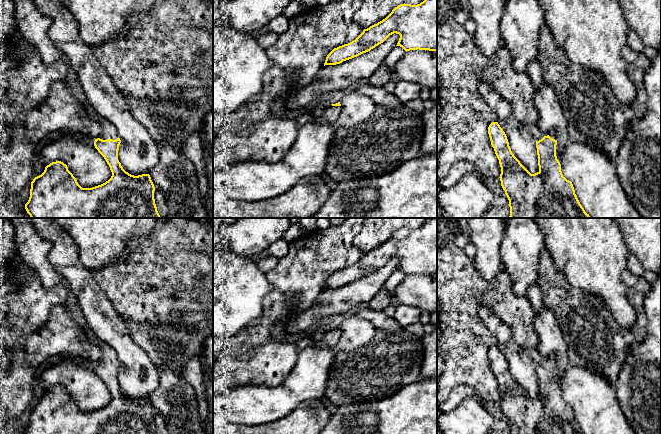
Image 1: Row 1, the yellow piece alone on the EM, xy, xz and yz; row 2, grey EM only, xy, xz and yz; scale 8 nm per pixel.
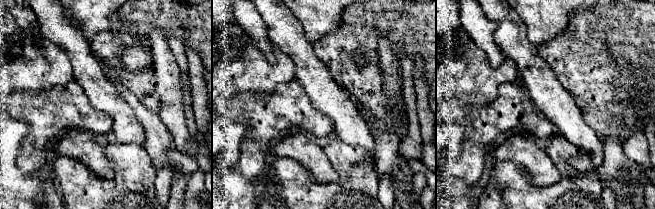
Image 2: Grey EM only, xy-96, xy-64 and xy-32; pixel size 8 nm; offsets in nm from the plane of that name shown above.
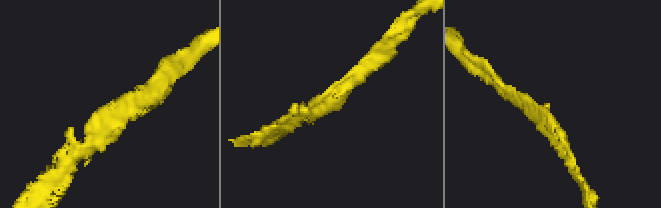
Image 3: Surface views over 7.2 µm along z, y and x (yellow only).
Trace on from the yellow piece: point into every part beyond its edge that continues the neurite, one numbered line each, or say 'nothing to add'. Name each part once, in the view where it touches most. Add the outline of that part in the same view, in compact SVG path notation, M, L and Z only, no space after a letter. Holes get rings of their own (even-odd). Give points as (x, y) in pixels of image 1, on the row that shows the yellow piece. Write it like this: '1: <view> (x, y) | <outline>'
1: xy (108, 131) | M70 65L67 71L67 76L63 81L67 85L67 87L73 92L73 94L83 103L86 112L93 119L97 120L101 124L101 133L98 138L102 140L107 140L107 139L116 140L118 138L116 129L106 119L99 116L90 106L83 93L78 76Z

